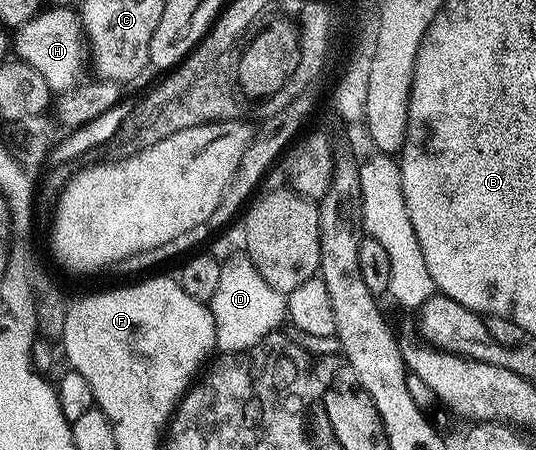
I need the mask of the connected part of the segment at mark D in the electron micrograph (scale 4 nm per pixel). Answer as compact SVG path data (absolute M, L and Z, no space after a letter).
M245 252L230 254L221 259L220 284L208 299L210 315L216 328L216 346L219 351L233 352L252 348L261 338L277 331L278 324L287 317L286 298L256 272L256 264Z

